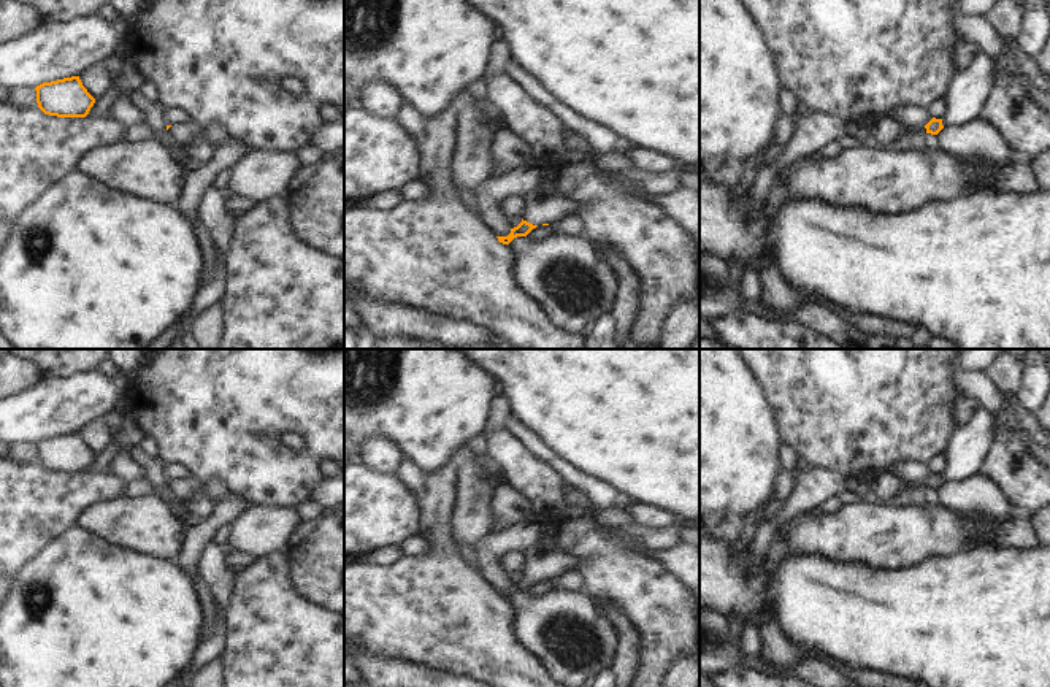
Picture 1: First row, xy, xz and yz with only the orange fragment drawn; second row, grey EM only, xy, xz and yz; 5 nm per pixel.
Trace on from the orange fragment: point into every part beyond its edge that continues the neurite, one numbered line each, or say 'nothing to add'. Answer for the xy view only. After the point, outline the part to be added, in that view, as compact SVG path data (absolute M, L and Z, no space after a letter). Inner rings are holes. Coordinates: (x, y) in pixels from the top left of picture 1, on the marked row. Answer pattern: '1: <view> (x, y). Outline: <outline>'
1: xy (183, 134). Outline: M195 122L171 125L168 129L168 133L176 140L176 143L181 148L186 148L194 138L205 138L206 140L206 130L205 130L205 127L201 127L201 125L195 124ZM208 141L208 143L213 148L217 148L224 141L222 143L211 143L211 141Z

